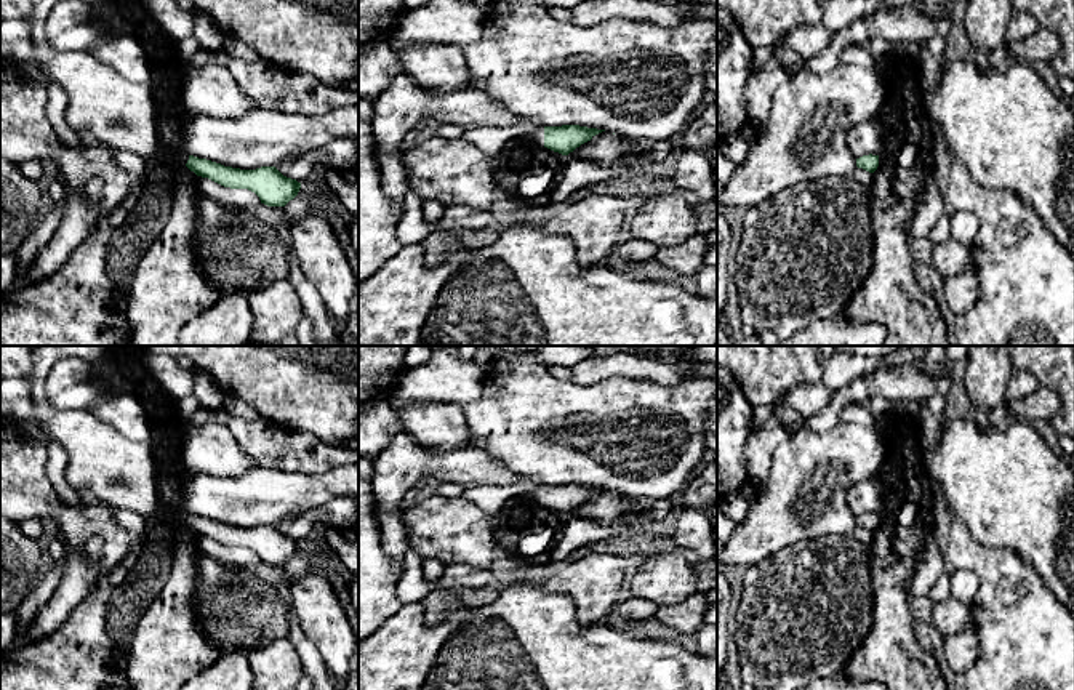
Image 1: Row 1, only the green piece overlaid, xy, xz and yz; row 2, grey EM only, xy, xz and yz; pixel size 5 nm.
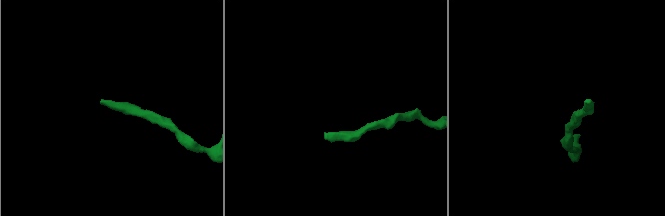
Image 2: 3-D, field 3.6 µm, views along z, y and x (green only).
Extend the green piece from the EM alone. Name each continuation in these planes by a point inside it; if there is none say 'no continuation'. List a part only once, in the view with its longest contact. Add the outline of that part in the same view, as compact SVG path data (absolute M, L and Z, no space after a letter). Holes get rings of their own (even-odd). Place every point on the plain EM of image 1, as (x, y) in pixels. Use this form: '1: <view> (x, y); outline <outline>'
1: xz (536, 495); outline M539 485L538 488L527 491L520 496L530 501L536 501L544 506L544 485Z

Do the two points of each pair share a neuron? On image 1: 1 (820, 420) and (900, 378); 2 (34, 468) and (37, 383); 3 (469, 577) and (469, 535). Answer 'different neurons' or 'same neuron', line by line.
1: same neuron
2: different neurons
3: different neurons

